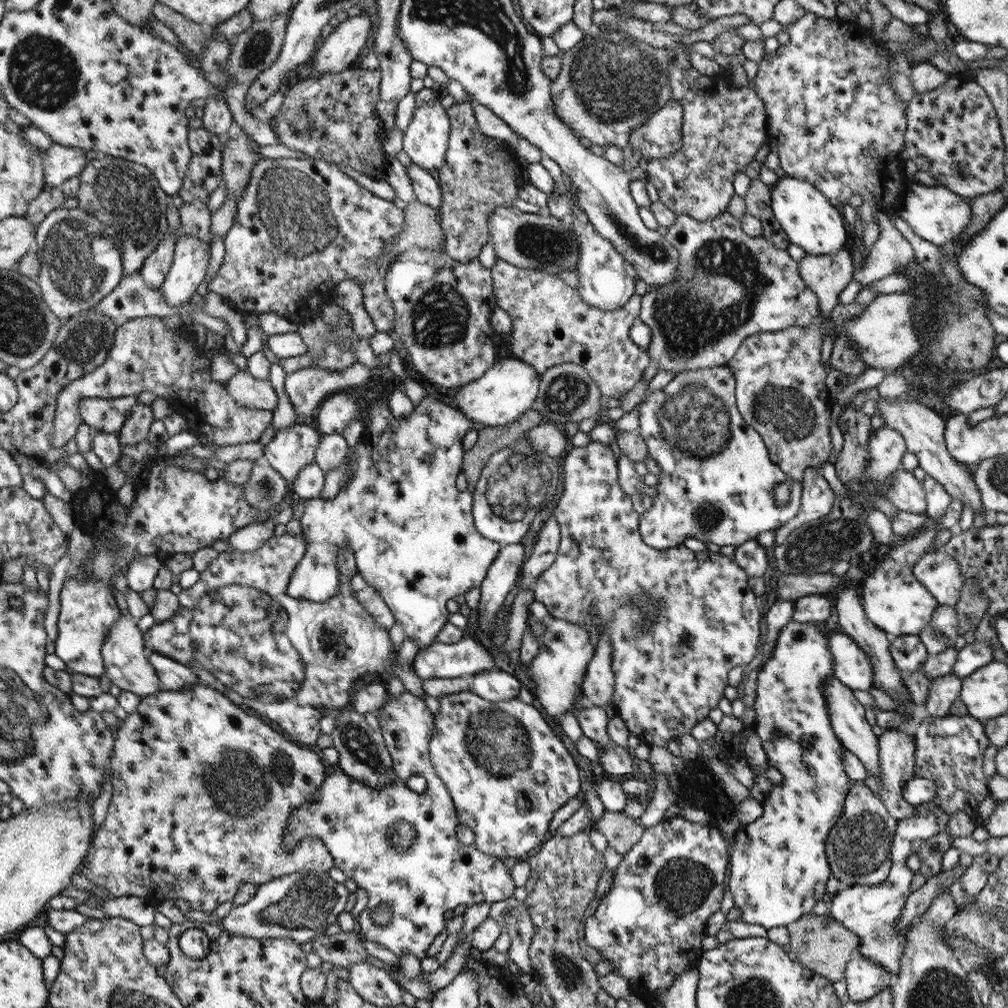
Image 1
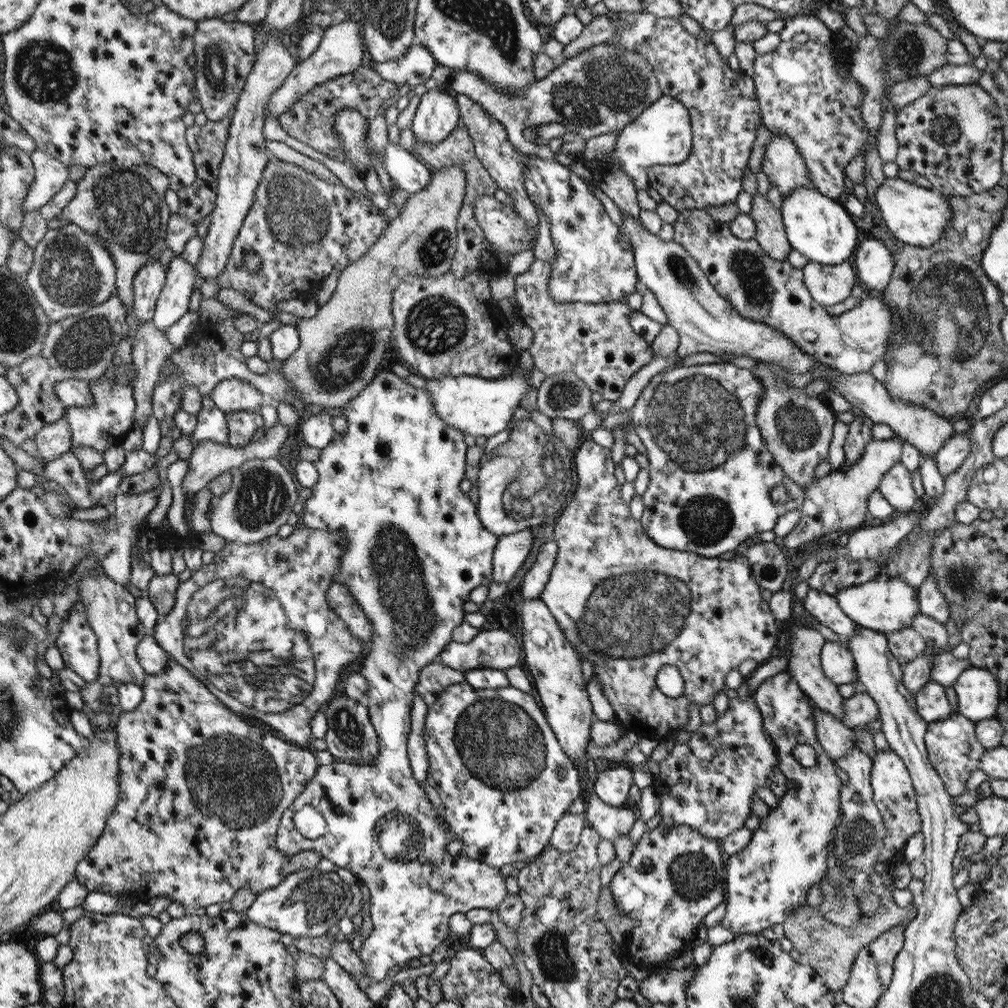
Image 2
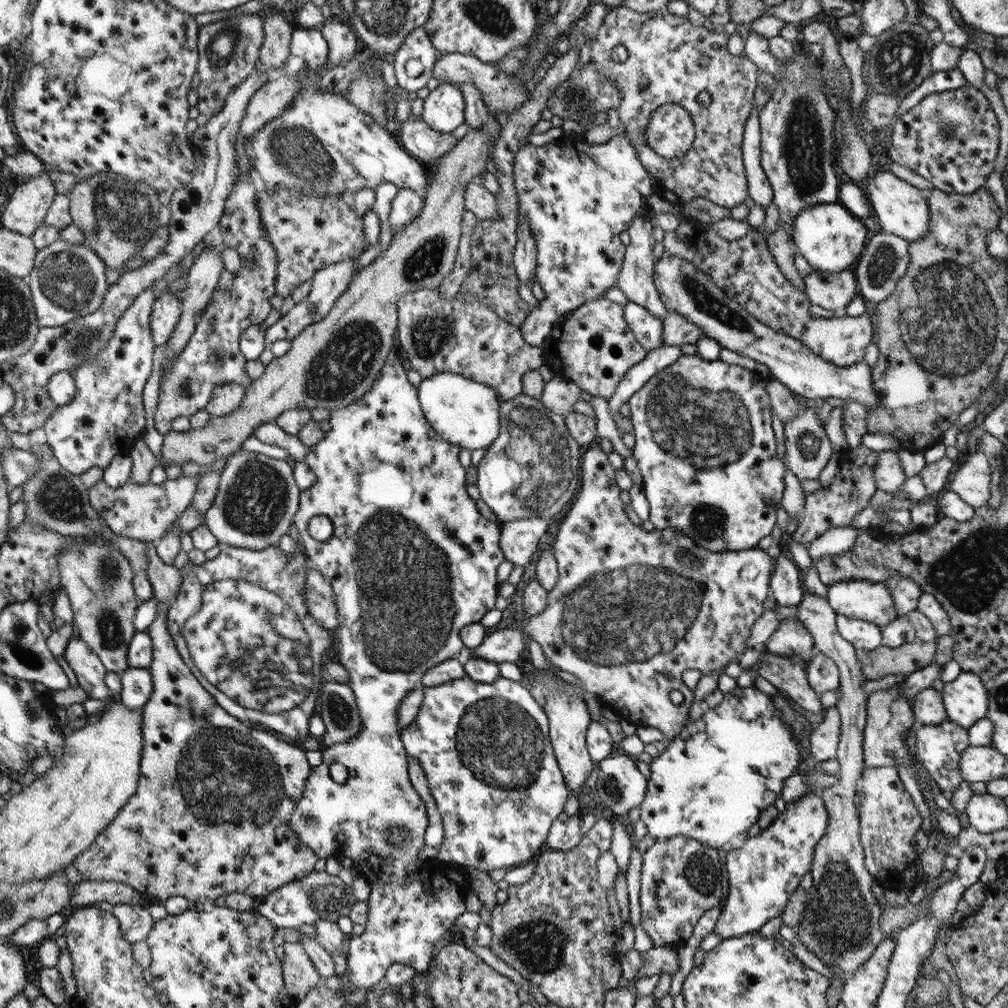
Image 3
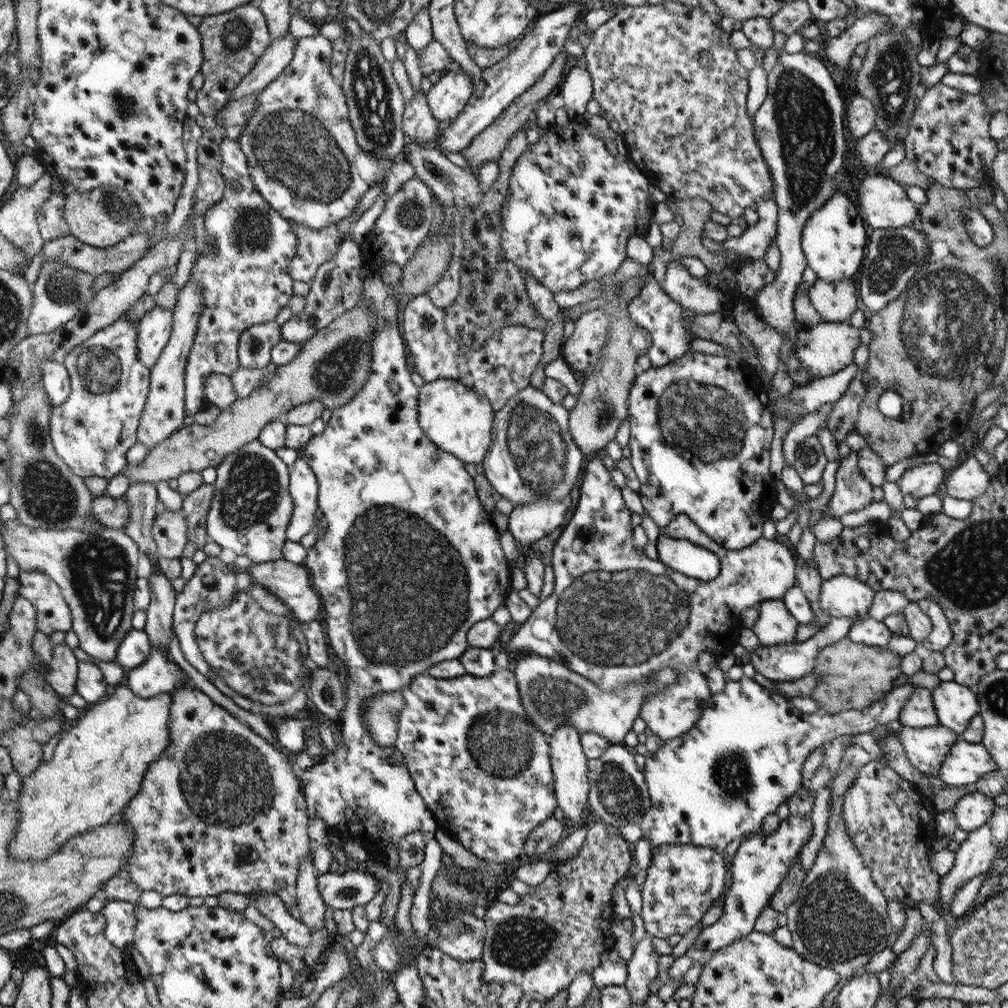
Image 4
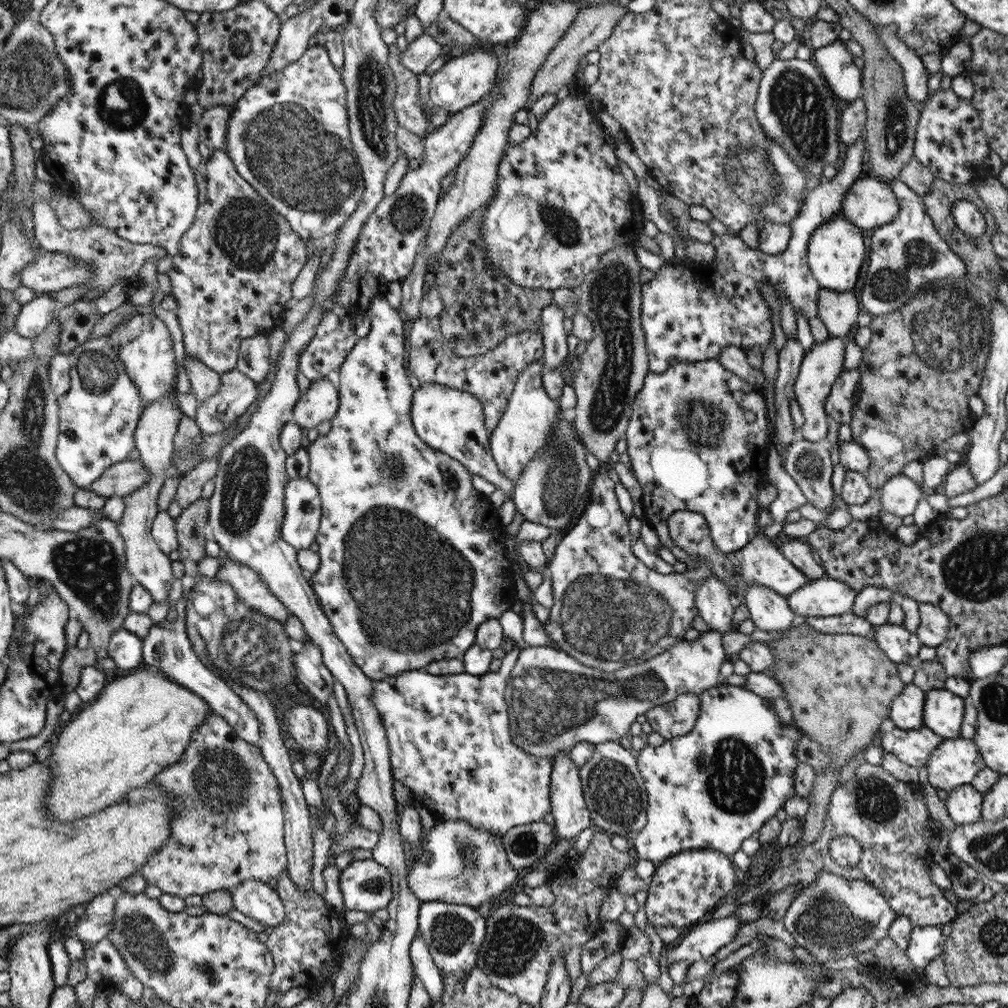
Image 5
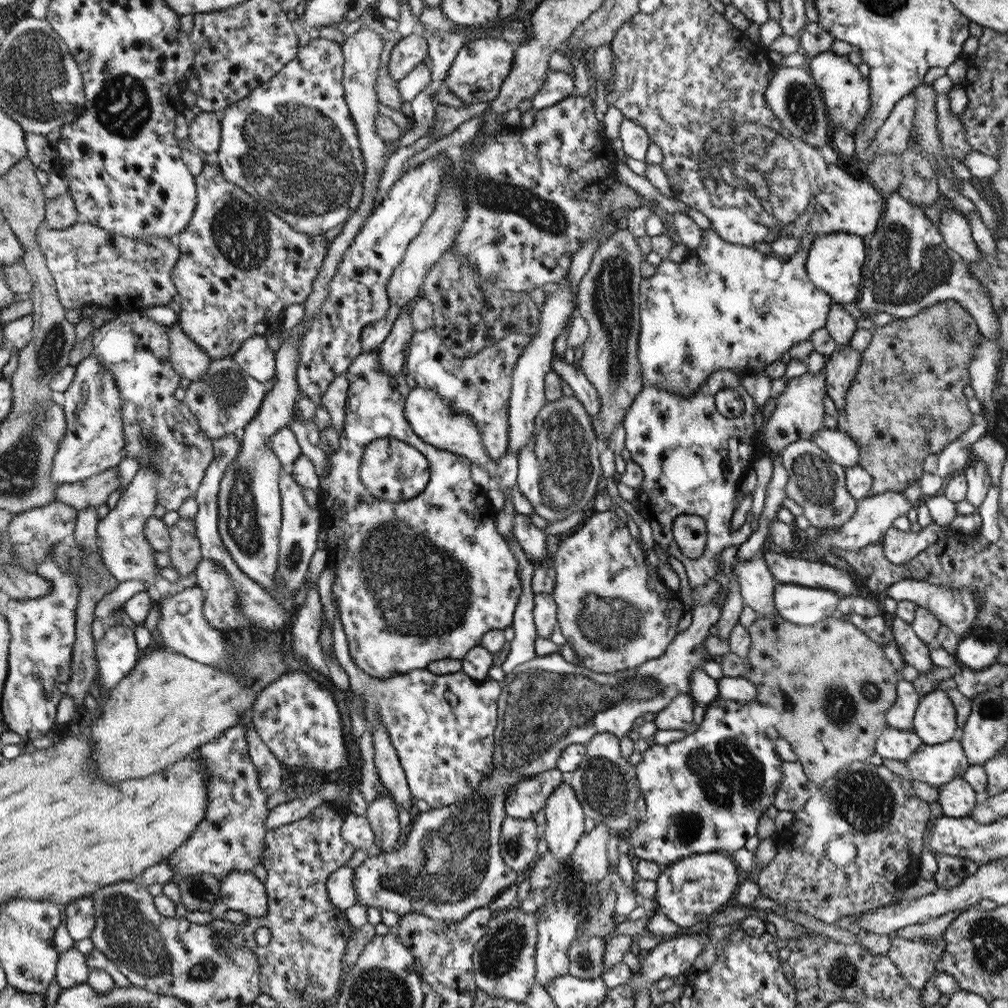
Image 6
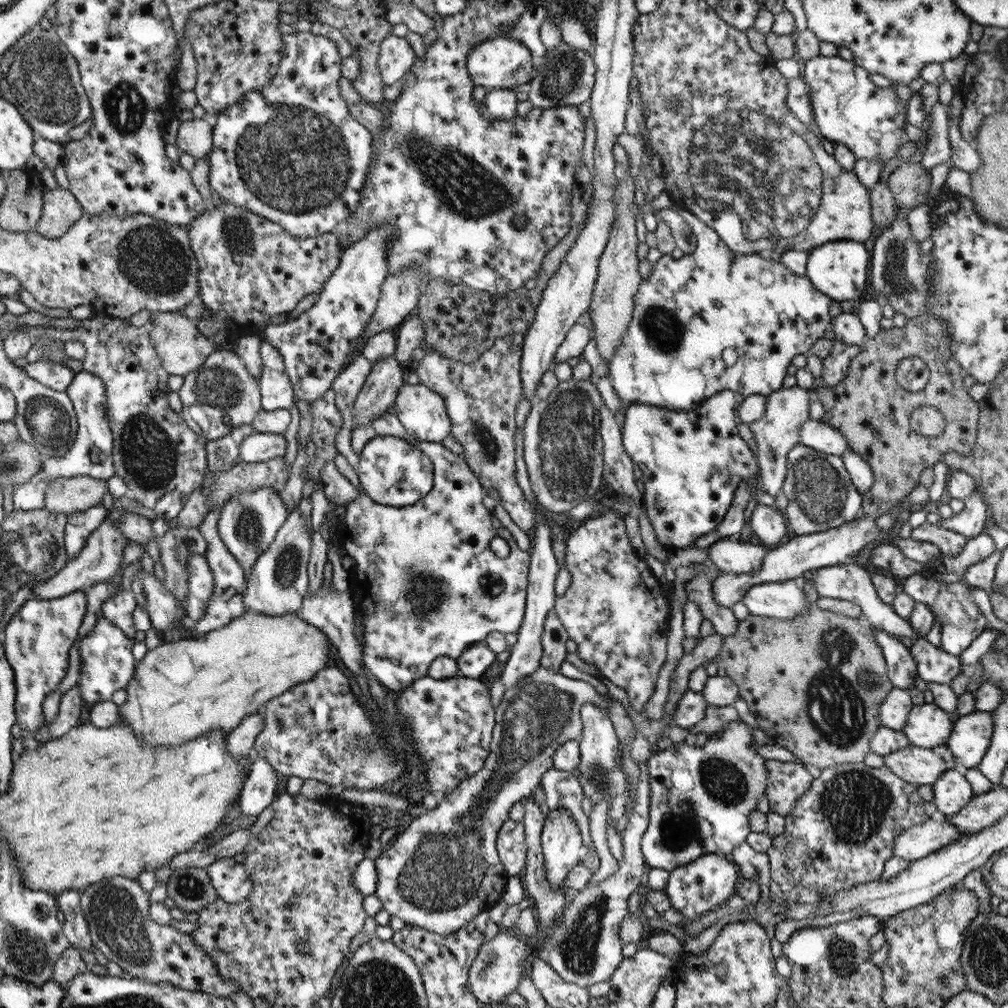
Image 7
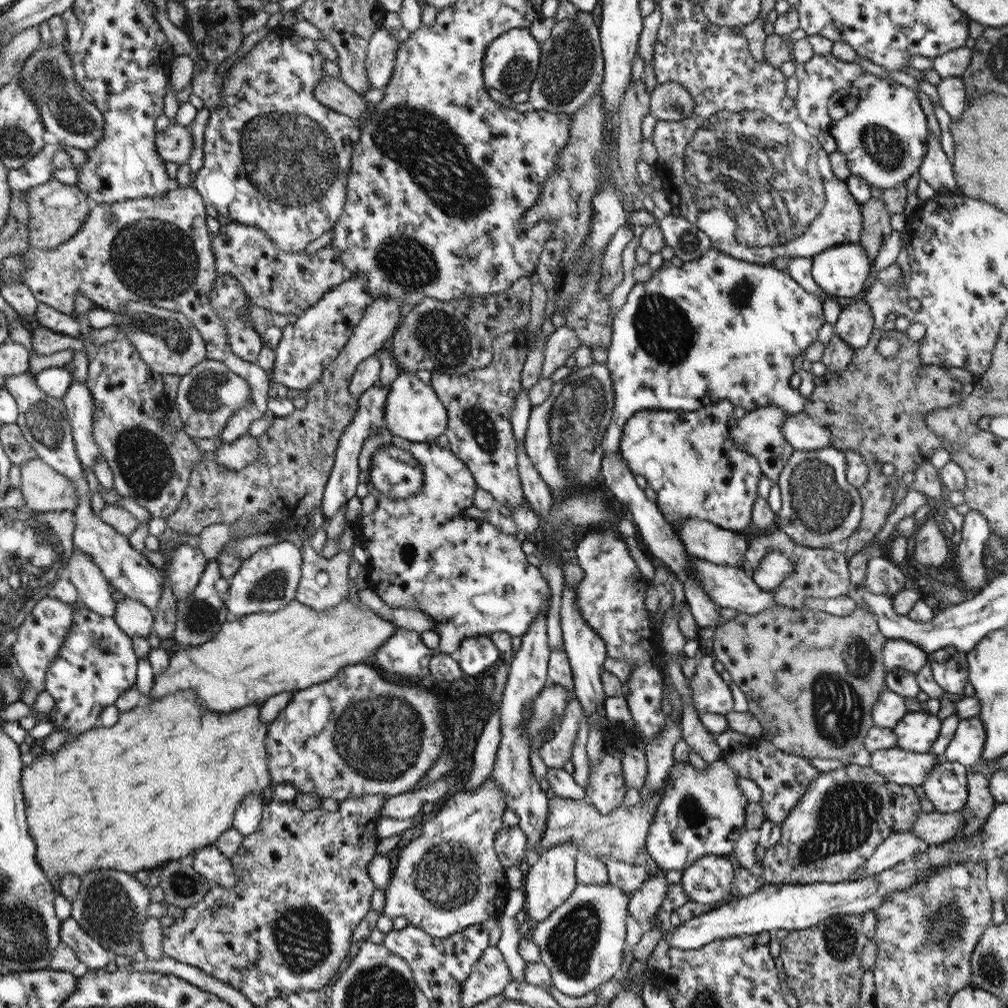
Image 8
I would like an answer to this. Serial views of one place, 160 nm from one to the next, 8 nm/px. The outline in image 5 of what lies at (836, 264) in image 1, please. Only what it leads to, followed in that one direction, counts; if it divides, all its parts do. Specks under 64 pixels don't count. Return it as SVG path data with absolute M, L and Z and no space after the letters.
M820 287L817 300L818 318L830 336L845 339L848 332L854 330L861 314L857 296L853 291L834 292Z

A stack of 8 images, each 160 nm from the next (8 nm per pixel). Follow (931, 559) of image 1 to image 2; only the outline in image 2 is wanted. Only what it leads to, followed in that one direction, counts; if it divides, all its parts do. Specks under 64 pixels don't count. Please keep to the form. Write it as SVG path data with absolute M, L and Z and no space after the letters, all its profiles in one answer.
M929 572L923 584L919 586L918 593L920 603L919 612L927 614L934 618L934 620L945 624L951 616L950 603L944 594L942 594L934 573Z

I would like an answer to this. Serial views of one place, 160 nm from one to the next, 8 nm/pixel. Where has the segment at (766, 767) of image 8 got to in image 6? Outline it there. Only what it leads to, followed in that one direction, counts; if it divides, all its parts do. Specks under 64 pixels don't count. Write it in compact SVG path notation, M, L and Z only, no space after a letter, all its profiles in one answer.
M798 761L782 762L782 780L773 805L779 812L796 812L806 805L813 789Z

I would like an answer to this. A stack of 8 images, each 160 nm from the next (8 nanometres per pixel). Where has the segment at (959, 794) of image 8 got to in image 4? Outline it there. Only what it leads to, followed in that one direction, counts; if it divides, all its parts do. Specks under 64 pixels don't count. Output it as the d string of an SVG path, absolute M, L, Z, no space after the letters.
M972 792L960 798L952 810L957 826L962 830L972 832L984 826L996 809L994 800L980 792Z

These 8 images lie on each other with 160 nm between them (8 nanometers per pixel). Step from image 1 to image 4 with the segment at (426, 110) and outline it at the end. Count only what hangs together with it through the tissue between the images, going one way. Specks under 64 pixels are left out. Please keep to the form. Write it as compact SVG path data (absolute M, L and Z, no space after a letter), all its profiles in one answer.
M446 71L426 95L433 117L442 124L459 118L474 90L475 85L467 72Z

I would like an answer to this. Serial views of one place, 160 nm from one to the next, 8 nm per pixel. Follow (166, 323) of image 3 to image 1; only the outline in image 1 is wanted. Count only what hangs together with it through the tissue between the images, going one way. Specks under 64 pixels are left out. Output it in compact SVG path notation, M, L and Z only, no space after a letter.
M179 235L175 259L161 286L162 296L168 306L182 306L197 292L198 286L206 276L210 255L211 246L198 240L198 237Z

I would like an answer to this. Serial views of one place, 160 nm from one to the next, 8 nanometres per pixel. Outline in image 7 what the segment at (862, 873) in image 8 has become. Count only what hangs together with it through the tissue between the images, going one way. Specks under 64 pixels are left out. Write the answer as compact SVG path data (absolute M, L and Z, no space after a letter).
M927 819L920 825L911 826L897 837L894 857L908 861L918 861L940 850L964 835L948 821L936 822Z

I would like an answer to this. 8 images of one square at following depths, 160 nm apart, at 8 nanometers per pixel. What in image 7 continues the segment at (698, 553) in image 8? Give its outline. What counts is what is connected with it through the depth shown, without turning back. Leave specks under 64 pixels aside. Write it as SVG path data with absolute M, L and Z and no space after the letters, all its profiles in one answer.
M738 536L724 537L712 544L709 549L708 563L713 563L718 569L726 573L746 574L759 570L767 551L763 544L756 540L740 541Z

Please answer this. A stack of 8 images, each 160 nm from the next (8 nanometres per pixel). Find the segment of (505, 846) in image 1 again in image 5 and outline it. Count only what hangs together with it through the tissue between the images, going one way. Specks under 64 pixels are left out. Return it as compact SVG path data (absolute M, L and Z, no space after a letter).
M520 642L505 659L500 668L496 672L488 671L482 676L472 676L467 672L436 676L426 670L411 670L389 676L384 680L371 680L375 688L375 694L371 694L371 701L376 705L376 708L381 714L382 726L388 738L388 746L390 748L391 768L393 771L394 780L402 782L410 792L414 800L428 807L435 819L447 818L447 820L464 820L471 824L474 828L485 828L494 836L504 836L511 828L542 821L545 814L550 813L550 784L552 774L552 762L546 758L534 758L526 752L522 752L520 748L516 748L516 744L512 744L512 736L510 736L510 717L508 714L508 703L505 699L505 683L510 678L514 661L517 660L519 652L525 644Z

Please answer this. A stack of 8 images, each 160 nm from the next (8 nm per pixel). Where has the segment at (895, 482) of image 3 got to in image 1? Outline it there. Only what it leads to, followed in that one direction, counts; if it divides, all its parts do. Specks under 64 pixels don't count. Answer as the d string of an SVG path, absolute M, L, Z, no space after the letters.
M903 468L893 473L893 479L888 482L889 491L886 498L902 512L926 514L927 500L922 483L913 475L913 471Z

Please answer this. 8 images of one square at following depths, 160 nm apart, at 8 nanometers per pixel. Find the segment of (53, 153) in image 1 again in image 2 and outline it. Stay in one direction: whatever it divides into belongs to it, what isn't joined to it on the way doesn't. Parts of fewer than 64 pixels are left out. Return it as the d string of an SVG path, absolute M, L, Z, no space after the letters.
M35 149L31 152L35 165L35 180L25 198L24 214L28 210L36 210L50 202L62 185L68 180L68 168L61 160L50 153Z

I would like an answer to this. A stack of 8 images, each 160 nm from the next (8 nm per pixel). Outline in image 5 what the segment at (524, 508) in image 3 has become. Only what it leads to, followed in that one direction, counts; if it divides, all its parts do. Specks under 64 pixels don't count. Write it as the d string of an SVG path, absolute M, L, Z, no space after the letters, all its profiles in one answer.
M542 360L531 362L518 375L512 397L509 398L507 410L503 412L496 428L489 436L489 447L499 468L500 474L507 482L519 480L522 471L531 460L547 445L549 436L553 434L555 422L559 420L561 408L548 396L542 383L544 373Z

